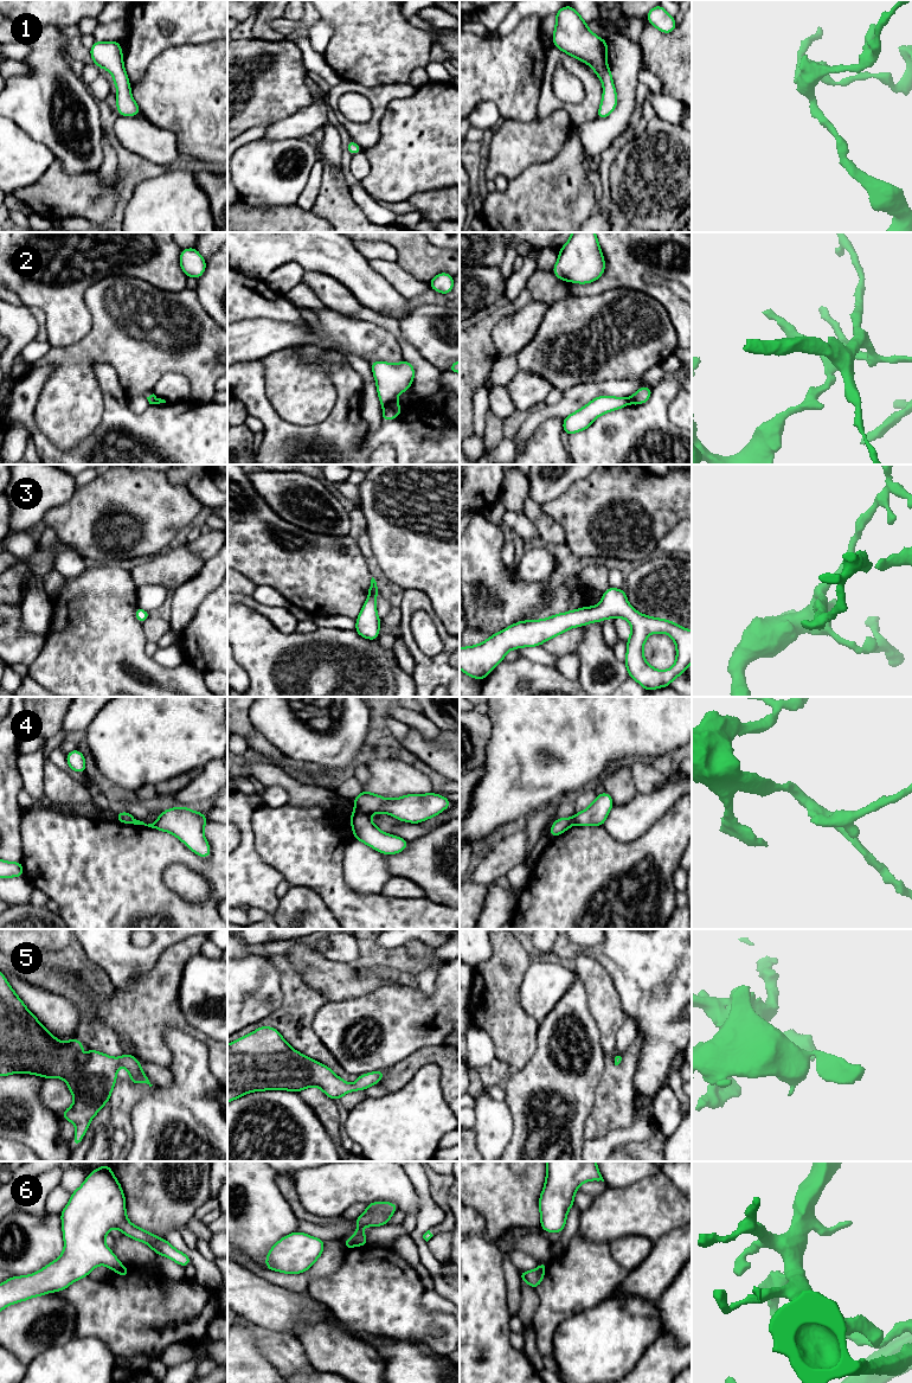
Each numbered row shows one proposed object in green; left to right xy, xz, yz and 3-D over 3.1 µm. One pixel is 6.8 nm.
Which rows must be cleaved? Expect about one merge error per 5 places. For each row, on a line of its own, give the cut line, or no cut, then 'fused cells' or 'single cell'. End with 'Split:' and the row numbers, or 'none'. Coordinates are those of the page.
1: cut none; single cell
2: cut xz (395, 399), (384, 407); fused cells
3: cut none; single cell
4: cut xz (355, 808), (368, 815); fused cells
5: cut none; single cell
6: cut xy (123, 1267), (117, 1271); fused cells
Split: 2, 4, 6

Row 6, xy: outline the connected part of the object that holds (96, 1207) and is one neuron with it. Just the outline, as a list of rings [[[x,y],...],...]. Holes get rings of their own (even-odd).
[[[108,1164],[92,1170],[84,1183],[72,1192],[59,1215],[65,1244],[62,1255],[37,1273],[11,1276],[0,1283],[0,1311],[34,1296],[63,1291],[72,1282],[89,1276],[99,1264],[113,1272],[122,1269],[120,1260],[104,1243],[111,1228],[148,1244],[155,1254],[182,1267],[192,1263],[188,1255],[176,1250],[167,1240],[129,1222],[124,1193]]]

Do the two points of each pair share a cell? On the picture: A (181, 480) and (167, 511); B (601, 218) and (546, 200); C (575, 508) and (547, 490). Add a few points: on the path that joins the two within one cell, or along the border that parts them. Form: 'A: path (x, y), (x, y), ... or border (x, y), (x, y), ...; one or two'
A: border (166, 476), (172, 484), (186, 487); two
B: border (595, 211), (585, 219); two
C: border (579, 479), (560, 495), (543, 505); two

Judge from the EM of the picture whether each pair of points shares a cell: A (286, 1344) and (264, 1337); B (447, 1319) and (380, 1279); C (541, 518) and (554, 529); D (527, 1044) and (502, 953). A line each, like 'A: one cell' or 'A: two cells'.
A: one cell
B: one cell
C: one cell
D: one cell

